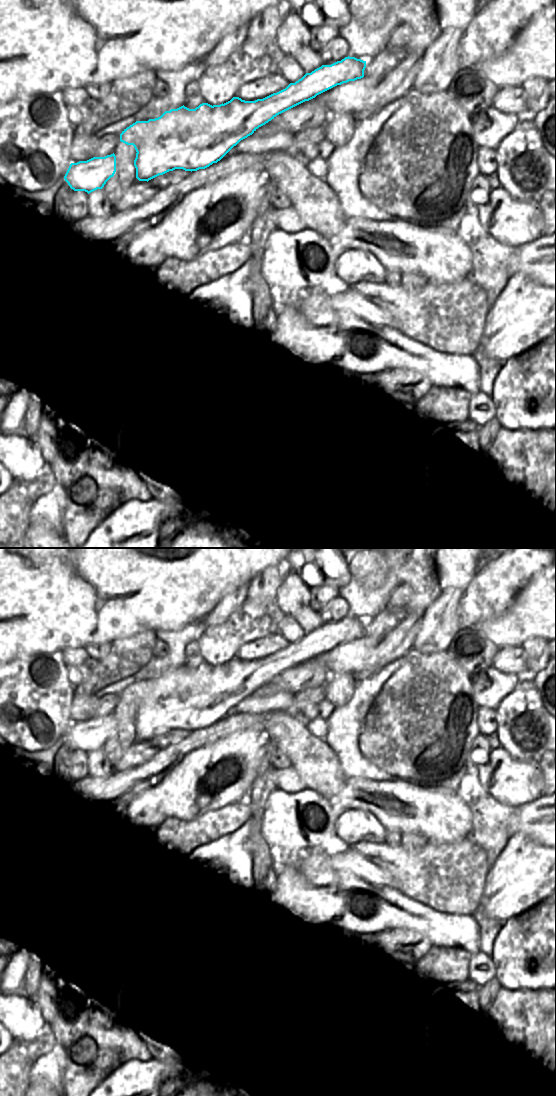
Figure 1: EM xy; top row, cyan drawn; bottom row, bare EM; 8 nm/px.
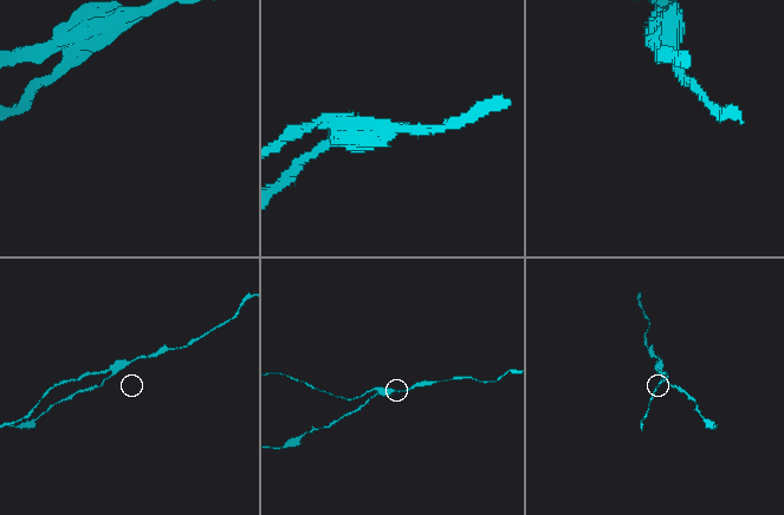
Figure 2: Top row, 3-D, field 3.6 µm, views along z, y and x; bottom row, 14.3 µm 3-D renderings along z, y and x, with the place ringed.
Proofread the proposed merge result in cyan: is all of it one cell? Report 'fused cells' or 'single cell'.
fused cells

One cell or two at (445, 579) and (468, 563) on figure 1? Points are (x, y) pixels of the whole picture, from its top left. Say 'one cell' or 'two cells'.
one cell

